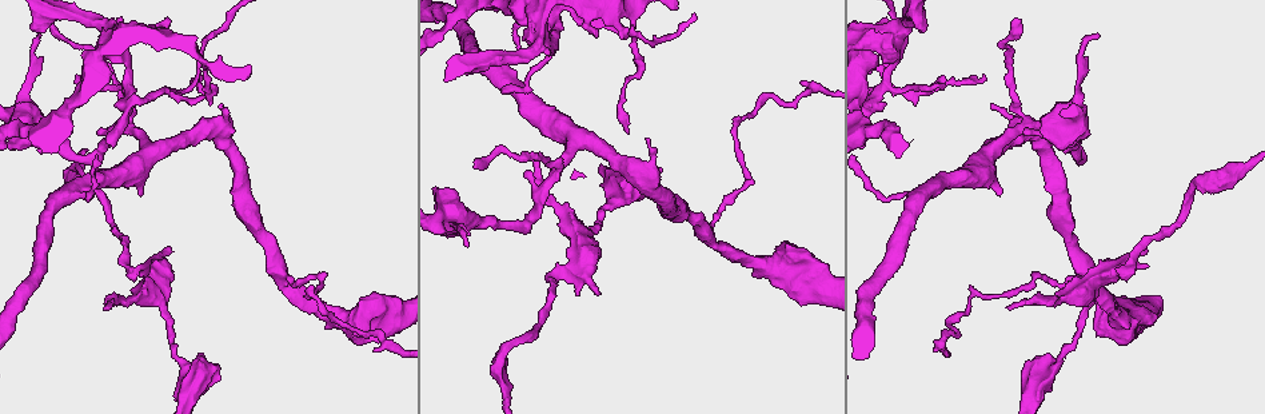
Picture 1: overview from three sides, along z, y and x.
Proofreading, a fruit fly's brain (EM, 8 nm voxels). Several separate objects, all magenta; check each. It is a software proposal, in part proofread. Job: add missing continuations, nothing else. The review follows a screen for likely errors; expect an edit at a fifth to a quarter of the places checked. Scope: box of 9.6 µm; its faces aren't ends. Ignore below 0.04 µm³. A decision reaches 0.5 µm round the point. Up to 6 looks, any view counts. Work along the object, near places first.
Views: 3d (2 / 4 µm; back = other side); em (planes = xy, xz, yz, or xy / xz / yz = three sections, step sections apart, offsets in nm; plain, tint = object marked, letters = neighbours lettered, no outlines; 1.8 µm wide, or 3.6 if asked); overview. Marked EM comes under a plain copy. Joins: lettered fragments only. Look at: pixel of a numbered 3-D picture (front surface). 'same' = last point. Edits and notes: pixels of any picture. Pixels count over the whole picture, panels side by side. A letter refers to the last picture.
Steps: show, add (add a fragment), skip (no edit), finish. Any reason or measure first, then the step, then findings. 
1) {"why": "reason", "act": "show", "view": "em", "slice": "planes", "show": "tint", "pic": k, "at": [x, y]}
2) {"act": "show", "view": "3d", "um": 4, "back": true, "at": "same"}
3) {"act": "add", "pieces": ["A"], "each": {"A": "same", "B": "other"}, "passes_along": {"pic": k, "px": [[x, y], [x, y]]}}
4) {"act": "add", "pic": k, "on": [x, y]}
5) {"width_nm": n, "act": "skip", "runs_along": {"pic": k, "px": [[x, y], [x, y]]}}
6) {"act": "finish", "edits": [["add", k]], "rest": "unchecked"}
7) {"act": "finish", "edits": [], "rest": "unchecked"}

{"why": "an open end", "act": "show", "view": "3d", "um": 4, "pic": 1, "at": [218, 369]}

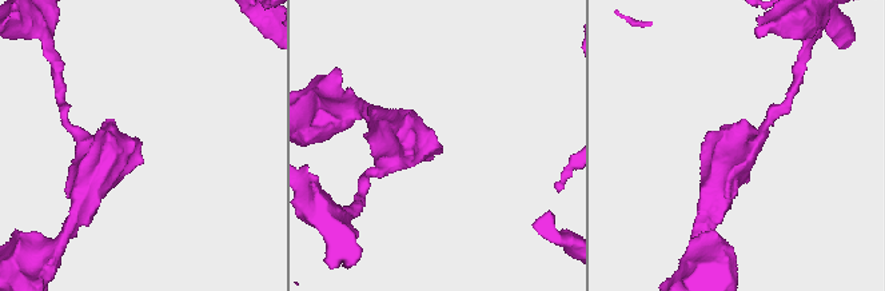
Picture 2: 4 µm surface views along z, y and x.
{"why": "need the tissue", "act": "show", "view": "em", "slice": "planes", "show": "letters", "pic": 2, "at": [738, 143]}

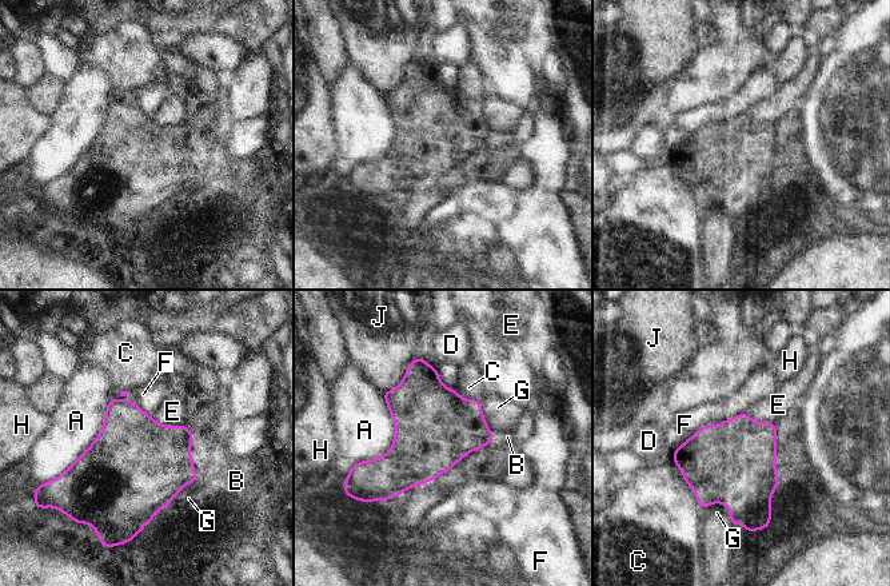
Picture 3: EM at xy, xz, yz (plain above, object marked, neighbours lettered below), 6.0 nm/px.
{"act": "add", "pieces": ["B"], "each": {"A": "other", "B": "same", "C": "other", "D": "other", "E": "other", "F": "other", "G": "other", "H": "other", "J": "other"}, "passes_along": {"pic": 3, "px": [[151, 462], [192, 458], [228, 478]]}, "found": "it goes on there"}

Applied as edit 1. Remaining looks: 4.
{"act": "show", "view": "overview"}

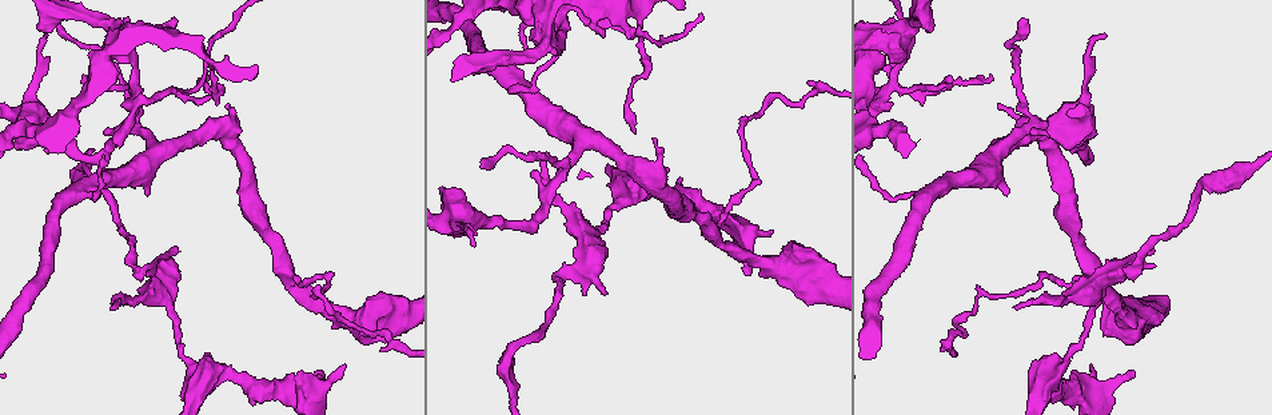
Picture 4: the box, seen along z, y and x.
{"why": "branch point", "act": "show", "view": "3d", "um": 4, "pic": 4, "at": [715, 230]}

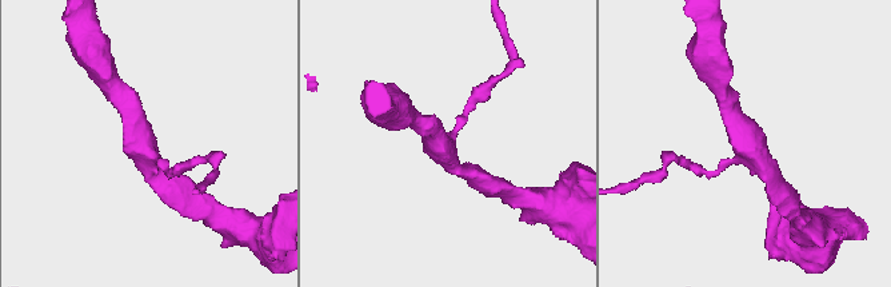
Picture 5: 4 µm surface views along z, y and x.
{"arms": 3, "act": "show", "view": "em", "slice": "yz", "step": 16, "show": "tint", "pic": 5, "at": [147, 149]}

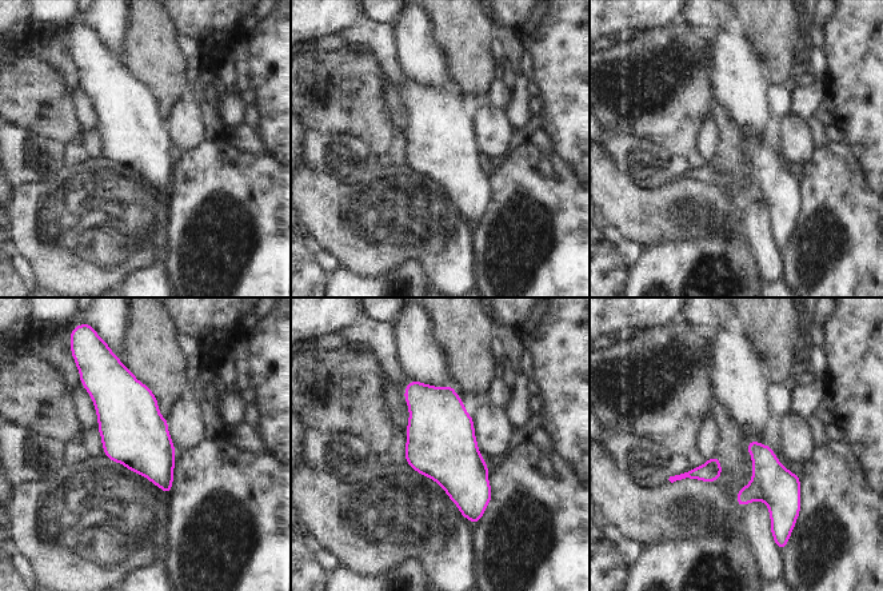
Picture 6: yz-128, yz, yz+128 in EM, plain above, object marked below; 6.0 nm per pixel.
{"why": "cut it another way", "act": "show", "view": "em", "slice": "planes", "show": "letters", "at": "same"}

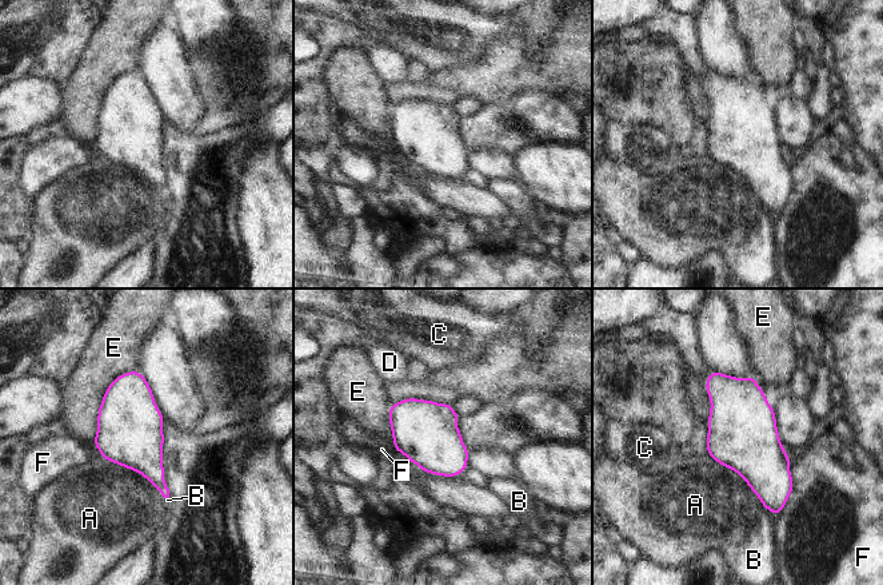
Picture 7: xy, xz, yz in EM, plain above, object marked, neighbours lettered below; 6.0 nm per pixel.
{"act": "skip", "each": {"A": "other", "B": "other", "C": "other", "D": "other", "E": "other", "F": "other"}, "border": {"pic": 7, "px": [[102, 457], [140, 473], [167, 498]]}, "found": "no lettered fragment goes on from it"}

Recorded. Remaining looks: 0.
{"act": "finish", "edits": [["add", 3]], "rest": "unchecked"}

